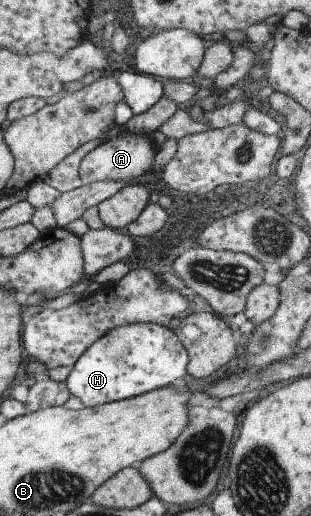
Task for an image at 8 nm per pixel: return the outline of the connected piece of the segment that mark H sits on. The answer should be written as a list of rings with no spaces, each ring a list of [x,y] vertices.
[[[149,323],[126,324],[108,330],[102,337],[94,340],[72,364],[64,383],[68,393],[77,396],[83,406],[94,407],[171,385],[175,378],[182,378],[185,374],[187,363],[188,354],[172,327]]]

